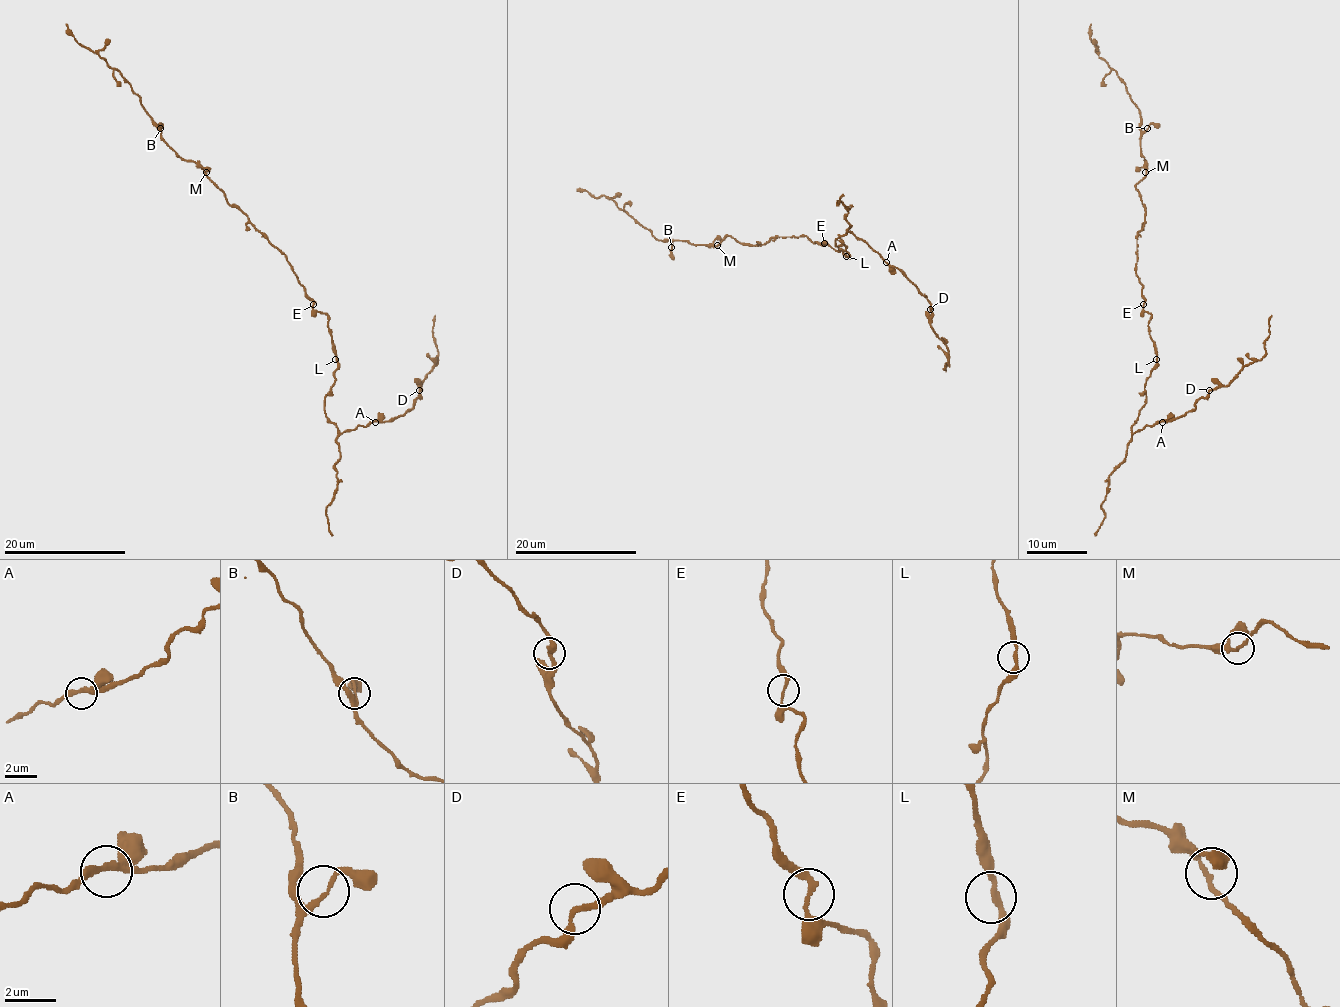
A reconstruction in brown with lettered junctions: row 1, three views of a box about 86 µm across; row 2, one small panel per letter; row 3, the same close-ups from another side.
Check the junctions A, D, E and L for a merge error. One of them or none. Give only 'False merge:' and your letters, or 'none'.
False merge: none

